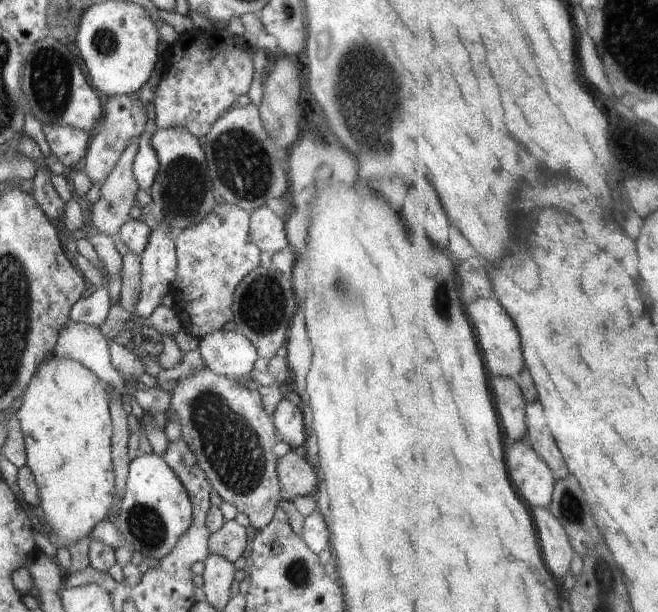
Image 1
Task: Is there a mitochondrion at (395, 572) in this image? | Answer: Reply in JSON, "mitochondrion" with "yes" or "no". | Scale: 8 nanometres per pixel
{"mitochondrion":"no"}

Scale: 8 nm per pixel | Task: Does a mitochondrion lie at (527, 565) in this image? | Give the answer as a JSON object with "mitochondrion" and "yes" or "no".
{"mitochondrion":"no"}

